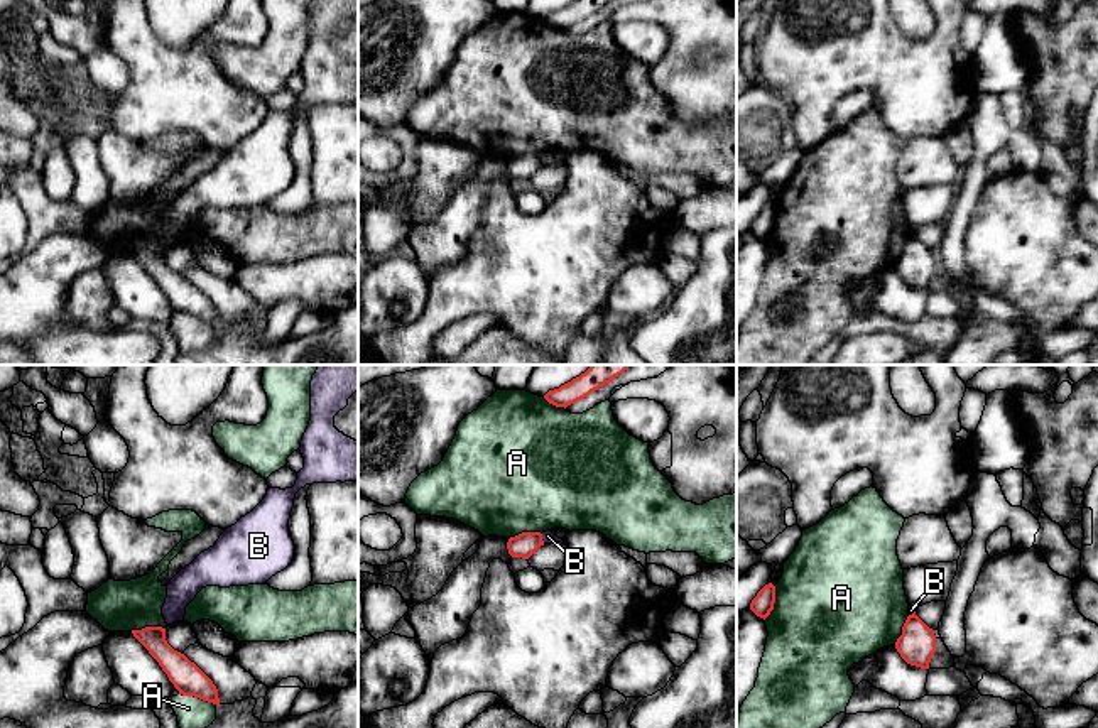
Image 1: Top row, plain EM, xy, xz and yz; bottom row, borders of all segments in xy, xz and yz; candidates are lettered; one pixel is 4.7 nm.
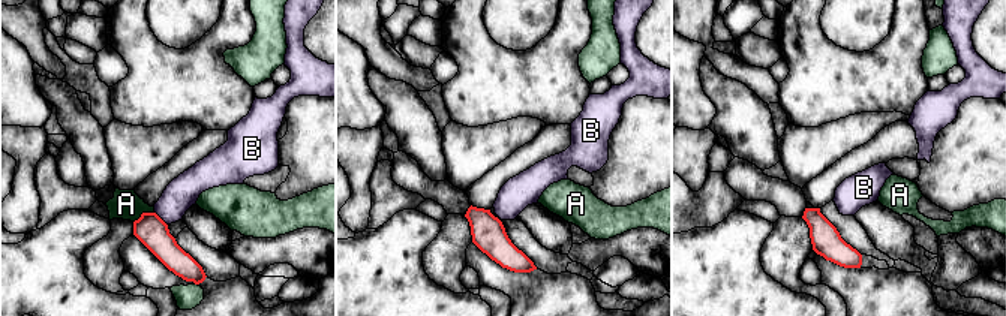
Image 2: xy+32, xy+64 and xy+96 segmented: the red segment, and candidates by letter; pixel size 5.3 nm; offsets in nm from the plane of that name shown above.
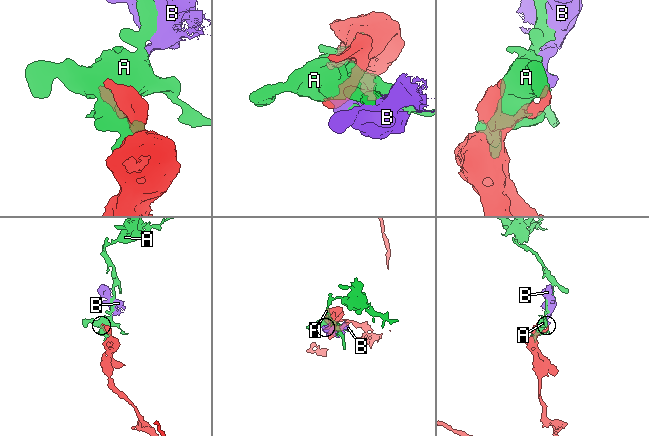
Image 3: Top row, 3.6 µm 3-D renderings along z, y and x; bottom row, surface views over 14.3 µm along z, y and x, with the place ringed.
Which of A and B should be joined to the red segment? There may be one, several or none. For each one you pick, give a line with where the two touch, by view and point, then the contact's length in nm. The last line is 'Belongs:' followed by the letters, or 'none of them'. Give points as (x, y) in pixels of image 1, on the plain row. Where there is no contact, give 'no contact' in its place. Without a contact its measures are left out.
Belongs: none of them

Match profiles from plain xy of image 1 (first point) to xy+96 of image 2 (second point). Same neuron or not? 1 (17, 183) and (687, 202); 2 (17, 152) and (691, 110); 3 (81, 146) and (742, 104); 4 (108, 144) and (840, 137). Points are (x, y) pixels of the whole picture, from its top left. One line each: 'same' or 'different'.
1: same
2: different
3: same
4: same

